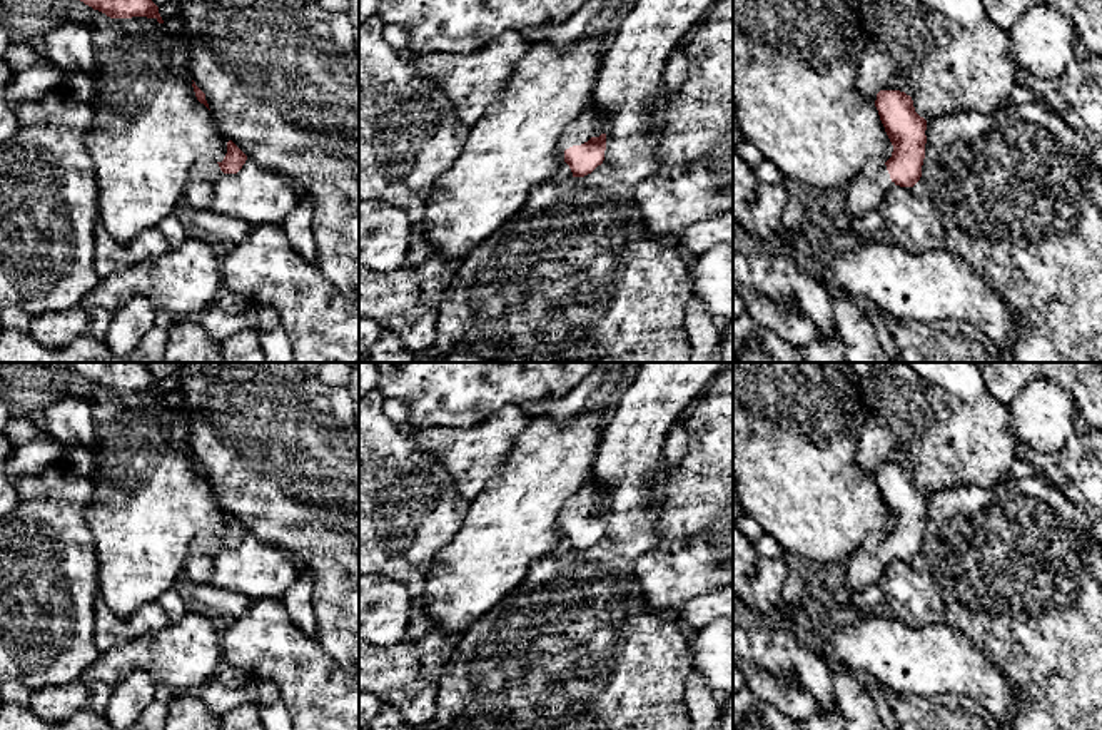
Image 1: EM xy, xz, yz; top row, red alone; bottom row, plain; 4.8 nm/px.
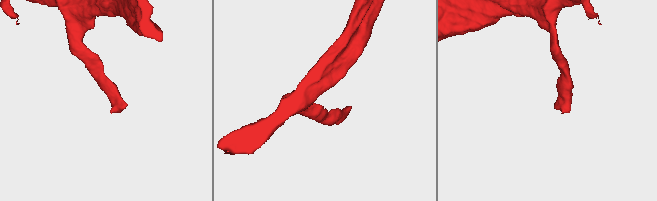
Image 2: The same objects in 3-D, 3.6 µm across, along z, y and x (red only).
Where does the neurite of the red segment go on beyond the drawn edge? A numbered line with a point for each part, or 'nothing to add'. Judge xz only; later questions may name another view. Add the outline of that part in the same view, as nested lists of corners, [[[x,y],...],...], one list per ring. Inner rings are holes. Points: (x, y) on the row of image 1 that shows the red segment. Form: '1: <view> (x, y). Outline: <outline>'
1: xz (580, 131). Outline: [[[586,110],[579,119],[573,120],[559,135],[559,149],[564,150],[573,145],[588,142],[599,127],[599,117],[593,110]]]

